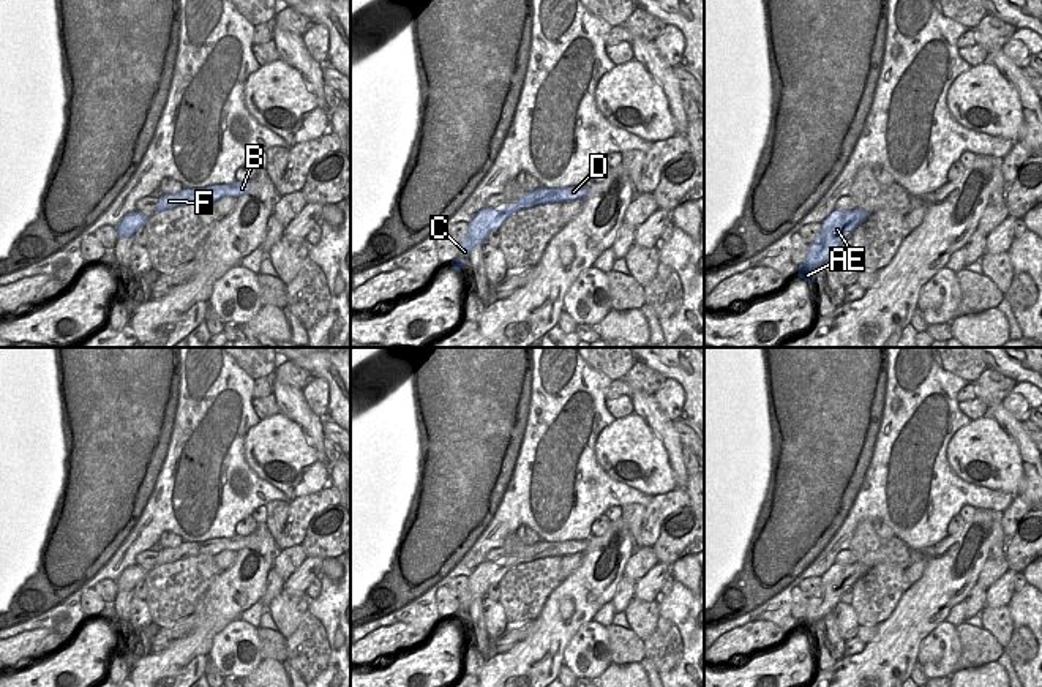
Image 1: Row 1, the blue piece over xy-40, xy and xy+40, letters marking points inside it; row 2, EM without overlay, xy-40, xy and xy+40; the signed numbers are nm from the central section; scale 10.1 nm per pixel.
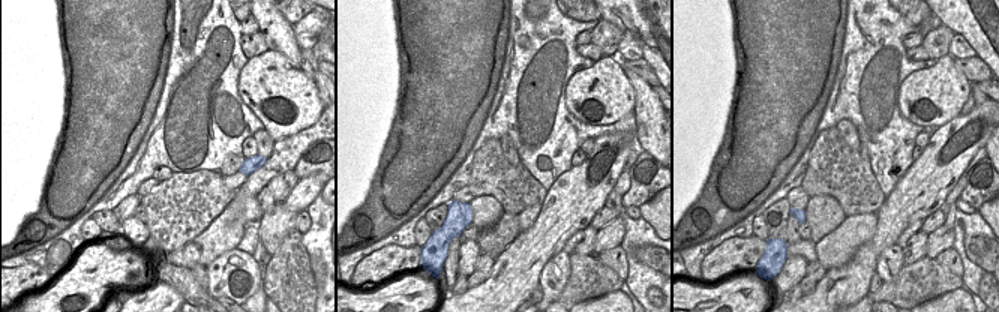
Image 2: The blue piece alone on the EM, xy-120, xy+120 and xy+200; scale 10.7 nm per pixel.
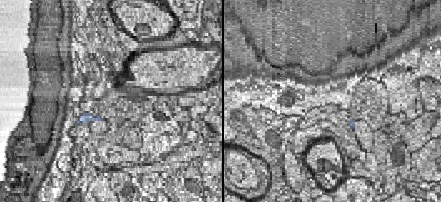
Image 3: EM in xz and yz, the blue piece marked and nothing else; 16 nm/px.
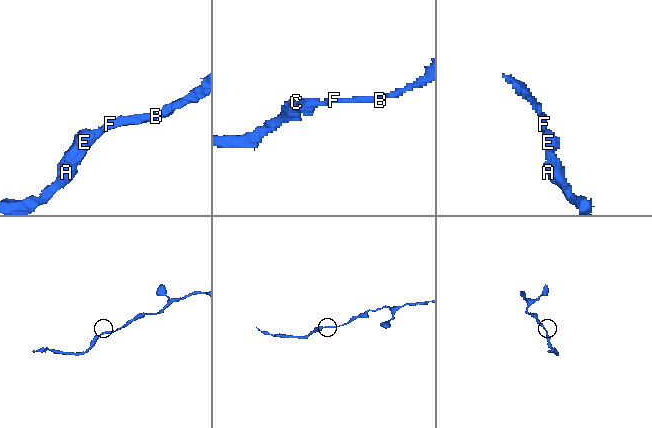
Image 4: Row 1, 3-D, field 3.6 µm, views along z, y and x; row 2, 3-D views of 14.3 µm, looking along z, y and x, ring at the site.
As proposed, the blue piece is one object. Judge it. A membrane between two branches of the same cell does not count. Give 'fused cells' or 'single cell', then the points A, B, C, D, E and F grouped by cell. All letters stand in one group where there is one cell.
single cell; groups A B C D E F

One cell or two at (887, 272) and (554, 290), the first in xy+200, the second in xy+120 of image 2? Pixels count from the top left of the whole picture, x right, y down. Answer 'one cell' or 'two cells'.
one cell

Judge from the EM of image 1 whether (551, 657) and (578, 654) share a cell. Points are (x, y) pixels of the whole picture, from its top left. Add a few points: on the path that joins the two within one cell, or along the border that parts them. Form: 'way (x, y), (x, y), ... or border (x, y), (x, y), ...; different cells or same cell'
border (583, 624), (567, 645), (562, 664); different cells

